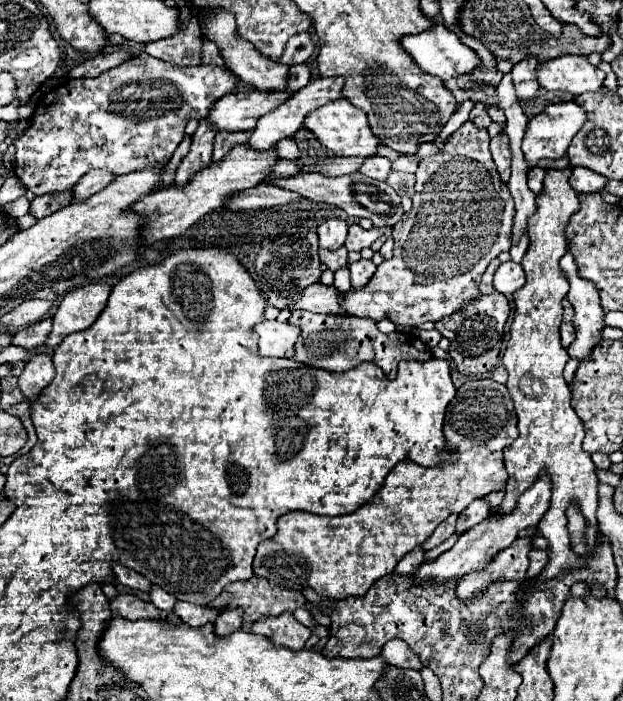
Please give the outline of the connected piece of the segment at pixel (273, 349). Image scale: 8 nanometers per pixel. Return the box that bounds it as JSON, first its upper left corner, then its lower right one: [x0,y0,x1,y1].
[255,321,301,357]

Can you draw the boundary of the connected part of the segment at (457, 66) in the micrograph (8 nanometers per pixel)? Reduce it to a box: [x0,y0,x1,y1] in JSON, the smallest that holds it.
[401,25,481,79]

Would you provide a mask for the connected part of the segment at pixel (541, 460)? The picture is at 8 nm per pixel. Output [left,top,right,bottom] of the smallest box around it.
[499,165,597,581]

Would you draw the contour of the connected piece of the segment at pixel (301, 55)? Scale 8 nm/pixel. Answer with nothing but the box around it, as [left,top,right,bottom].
[277,33,313,65]

